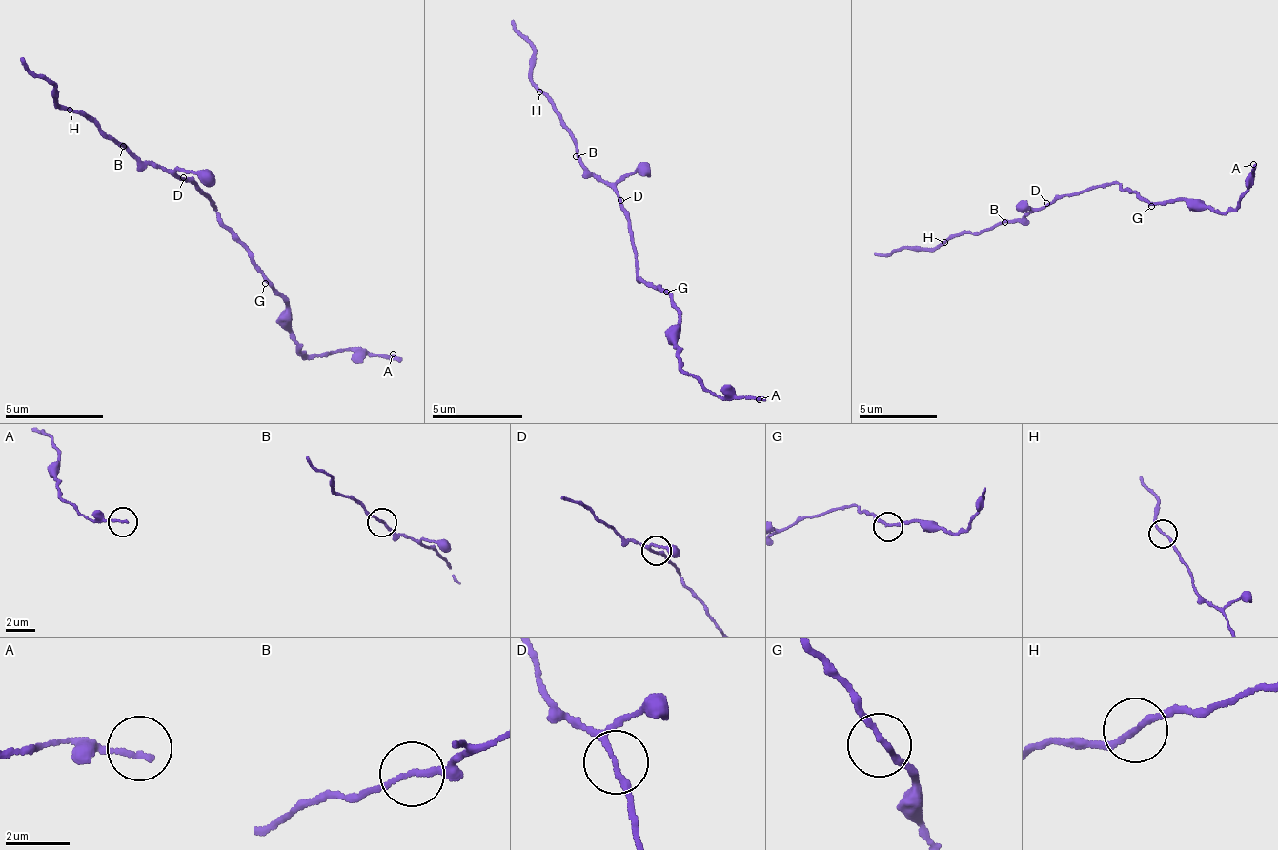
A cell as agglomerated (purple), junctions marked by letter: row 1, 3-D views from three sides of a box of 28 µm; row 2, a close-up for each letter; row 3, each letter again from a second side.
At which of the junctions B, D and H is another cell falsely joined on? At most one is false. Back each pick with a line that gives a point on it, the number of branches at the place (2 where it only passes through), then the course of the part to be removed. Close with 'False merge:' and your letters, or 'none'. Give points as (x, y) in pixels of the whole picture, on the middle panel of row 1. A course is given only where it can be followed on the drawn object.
False merge: none

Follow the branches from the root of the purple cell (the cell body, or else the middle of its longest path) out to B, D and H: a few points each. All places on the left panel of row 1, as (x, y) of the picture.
B: (206, 192), (200, 195), (193, 176), (182, 181), (181, 176), (141, 163), (123, 146)
D: (206, 192), (200, 195), (193, 176), (182, 176)
H: (206, 192), (200, 195), (193, 176), (182, 181), (141, 163), (127, 143), (121, 146), (99, 122), (70, 110)

